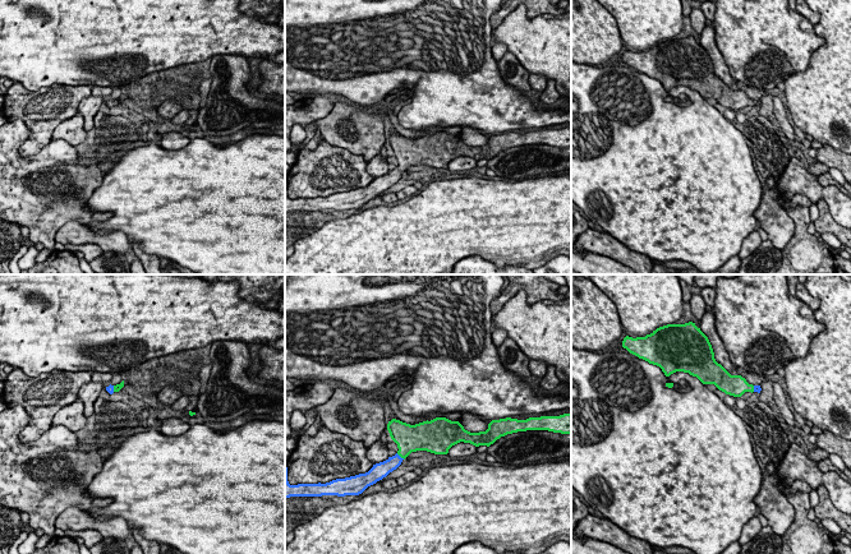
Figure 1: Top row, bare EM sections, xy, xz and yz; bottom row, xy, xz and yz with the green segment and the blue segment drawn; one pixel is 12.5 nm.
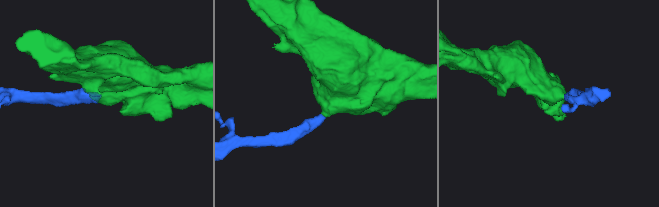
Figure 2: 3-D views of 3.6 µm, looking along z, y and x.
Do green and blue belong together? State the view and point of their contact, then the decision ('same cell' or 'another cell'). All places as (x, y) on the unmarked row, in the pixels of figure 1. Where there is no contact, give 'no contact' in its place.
xz (400, 170) | same cell

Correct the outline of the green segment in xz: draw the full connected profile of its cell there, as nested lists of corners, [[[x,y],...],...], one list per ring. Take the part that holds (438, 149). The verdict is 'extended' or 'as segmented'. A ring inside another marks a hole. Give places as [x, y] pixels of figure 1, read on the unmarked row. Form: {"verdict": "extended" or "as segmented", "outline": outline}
{"verdict": "extended", "outline": [[[571,128],[529,131],[526,134],[511,131],[492,134],[488,138],[488,143],[479,147],[470,147],[459,135],[451,135],[446,131],[436,131],[415,139],[392,133],[387,138],[387,144],[391,153],[397,158],[399,165],[386,175],[373,179],[365,188],[336,193],[326,198],[290,199],[285,176],[285,213],[290,211],[359,209],[368,200],[396,184],[411,166],[417,165],[447,168],[448,163],[460,156],[470,157],[475,161],[489,161],[501,151],[526,144],[571,148]]]}

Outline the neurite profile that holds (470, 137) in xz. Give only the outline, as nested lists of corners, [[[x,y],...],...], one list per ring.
[[[461,126],[460,138],[470,147],[486,146],[488,143],[488,138],[484,134],[478,133],[468,126]]]

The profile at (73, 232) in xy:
[[[69,221],[55,234],[55,241],[63,245],[96,244],[104,251],[126,254],[130,241],[123,231],[100,235],[78,221]]]

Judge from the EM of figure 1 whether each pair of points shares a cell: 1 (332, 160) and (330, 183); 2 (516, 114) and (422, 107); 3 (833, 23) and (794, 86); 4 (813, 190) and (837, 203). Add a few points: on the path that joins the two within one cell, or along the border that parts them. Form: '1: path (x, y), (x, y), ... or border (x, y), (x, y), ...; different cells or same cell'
1: path (332, 165), (330, 178); same cell
2: path (493, 102), (445, 102); same cell
3: path (833, 40), (833, 52), (810, 75); same cell
4: path (819, 192), (827, 193), (831, 197); same cell

